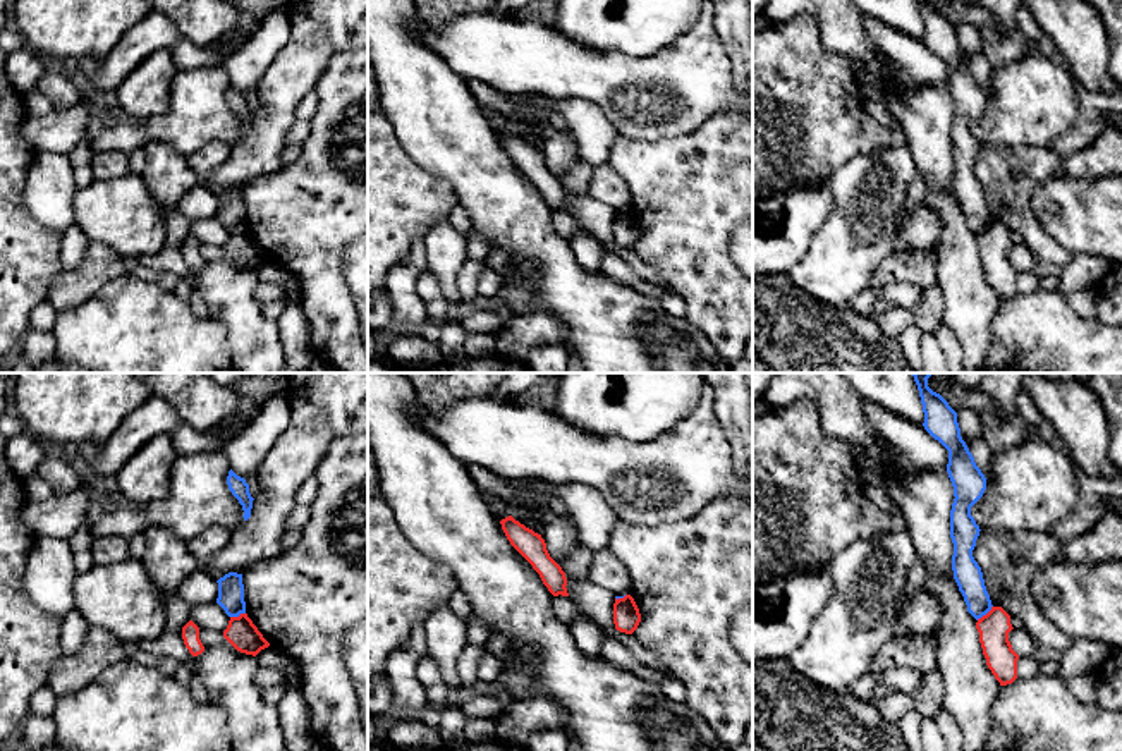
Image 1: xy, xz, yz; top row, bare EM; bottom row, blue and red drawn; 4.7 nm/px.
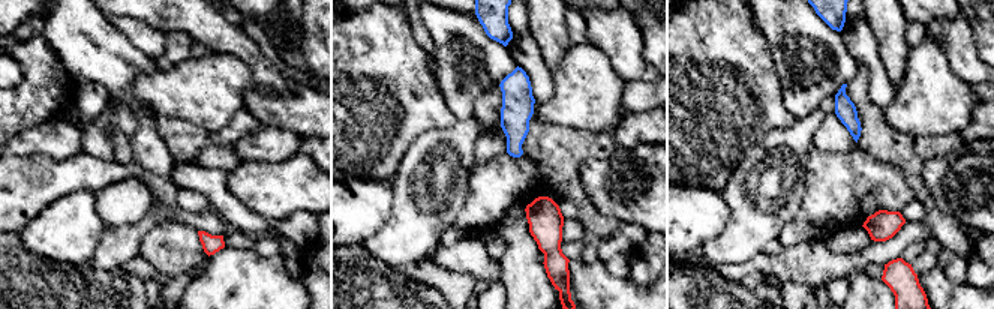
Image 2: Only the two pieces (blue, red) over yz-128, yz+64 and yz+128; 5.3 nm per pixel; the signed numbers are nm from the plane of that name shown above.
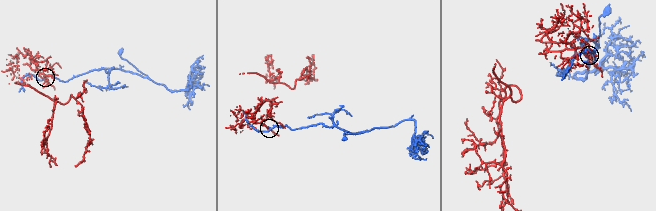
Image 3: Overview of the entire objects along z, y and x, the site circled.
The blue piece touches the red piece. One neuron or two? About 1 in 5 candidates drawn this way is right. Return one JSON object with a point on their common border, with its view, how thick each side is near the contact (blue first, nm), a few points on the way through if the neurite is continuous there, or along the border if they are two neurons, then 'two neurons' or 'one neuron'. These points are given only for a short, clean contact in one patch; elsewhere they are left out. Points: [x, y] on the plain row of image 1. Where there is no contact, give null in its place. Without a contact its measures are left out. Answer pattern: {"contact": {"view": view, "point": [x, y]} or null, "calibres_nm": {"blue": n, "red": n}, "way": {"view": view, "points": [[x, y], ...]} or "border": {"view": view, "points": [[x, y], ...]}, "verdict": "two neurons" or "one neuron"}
{"contact": {"view": "yz", "point": [985, 229]}, "calibres_nm": {"blue": 130, "red": 150}, "border": {"view": "yz", "points": [[992, 220], [976, 234]]}, "verdict": "two neurons"}

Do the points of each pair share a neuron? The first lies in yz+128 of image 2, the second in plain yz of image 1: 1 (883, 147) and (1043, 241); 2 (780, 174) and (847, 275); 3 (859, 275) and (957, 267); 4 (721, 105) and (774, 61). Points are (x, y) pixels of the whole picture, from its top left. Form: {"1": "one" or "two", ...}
{"1": "one", "2": "one", "3": "one", "4": "one"}

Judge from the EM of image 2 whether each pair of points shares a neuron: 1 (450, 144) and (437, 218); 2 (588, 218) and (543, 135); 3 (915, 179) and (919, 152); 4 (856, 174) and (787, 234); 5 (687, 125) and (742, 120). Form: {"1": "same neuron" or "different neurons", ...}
{"1": "same neuron", "2": "same neuron", "3": "same neuron", "4": "same neuron", "5": "same neuron"}

